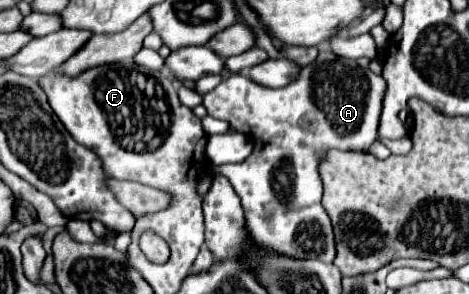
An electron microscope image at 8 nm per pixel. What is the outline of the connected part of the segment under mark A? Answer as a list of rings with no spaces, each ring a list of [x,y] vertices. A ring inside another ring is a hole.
[[[327,49],[319,51],[313,63],[301,67],[287,87],[269,89],[231,73],[203,97],[211,117],[229,121],[237,132],[249,130],[253,137],[253,153],[239,165],[221,165],[219,173],[231,181],[241,197],[245,227],[257,249],[263,247],[263,251],[275,251],[291,259],[315,257],[333,263],[337,253],[335,235],[329,215],[321,207],[319,161],[329,149],[369,151],[377,137],[383,91],[381,75],[361,69],[353,59],[337,57]],[[299,205],[305,207],[299,209]],[[267,207],[281,209],[267,215]]]

